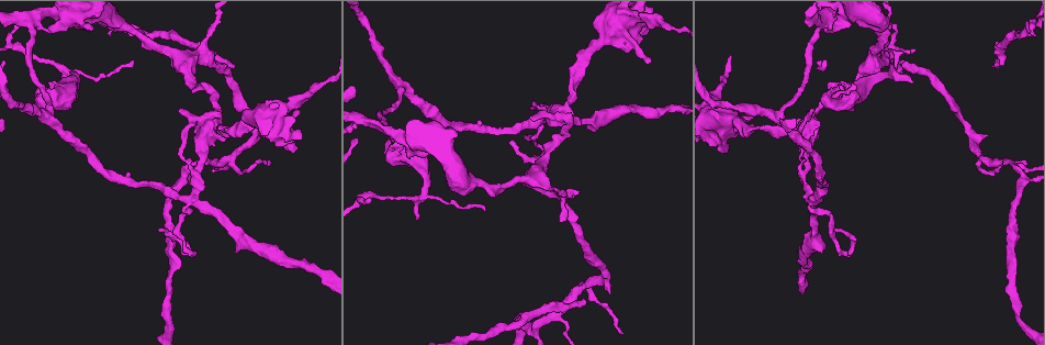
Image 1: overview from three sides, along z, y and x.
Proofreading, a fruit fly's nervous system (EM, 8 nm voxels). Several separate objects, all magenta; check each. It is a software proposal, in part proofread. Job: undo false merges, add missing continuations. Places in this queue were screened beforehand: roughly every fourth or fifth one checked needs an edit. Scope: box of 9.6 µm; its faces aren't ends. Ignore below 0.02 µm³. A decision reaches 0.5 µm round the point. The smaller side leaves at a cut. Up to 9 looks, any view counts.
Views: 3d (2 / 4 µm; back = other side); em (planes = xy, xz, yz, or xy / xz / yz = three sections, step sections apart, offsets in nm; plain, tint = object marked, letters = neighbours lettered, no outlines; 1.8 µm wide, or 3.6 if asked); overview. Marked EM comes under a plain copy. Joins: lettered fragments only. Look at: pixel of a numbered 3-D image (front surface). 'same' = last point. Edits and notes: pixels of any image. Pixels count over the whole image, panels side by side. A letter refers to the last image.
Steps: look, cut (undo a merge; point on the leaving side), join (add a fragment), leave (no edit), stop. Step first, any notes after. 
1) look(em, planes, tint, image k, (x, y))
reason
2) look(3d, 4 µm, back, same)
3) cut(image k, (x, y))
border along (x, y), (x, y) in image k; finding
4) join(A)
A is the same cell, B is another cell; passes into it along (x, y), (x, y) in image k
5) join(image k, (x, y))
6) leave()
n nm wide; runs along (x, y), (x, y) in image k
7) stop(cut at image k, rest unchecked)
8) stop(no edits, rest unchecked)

look(3d, 4 µm, image 1, (618, 20))
looks like a crossing

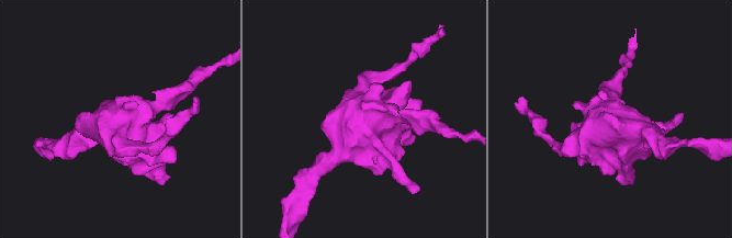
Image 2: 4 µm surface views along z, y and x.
look(em, 3.6 µm, xz, step 16, tint, image 2, (370, 118))

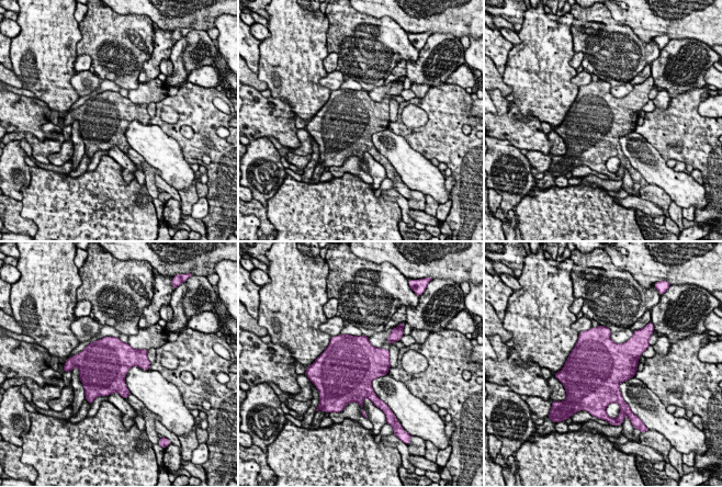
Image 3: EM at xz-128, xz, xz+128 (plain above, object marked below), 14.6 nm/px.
look(em, 3.6 µm, planes, letters, same)
another direction

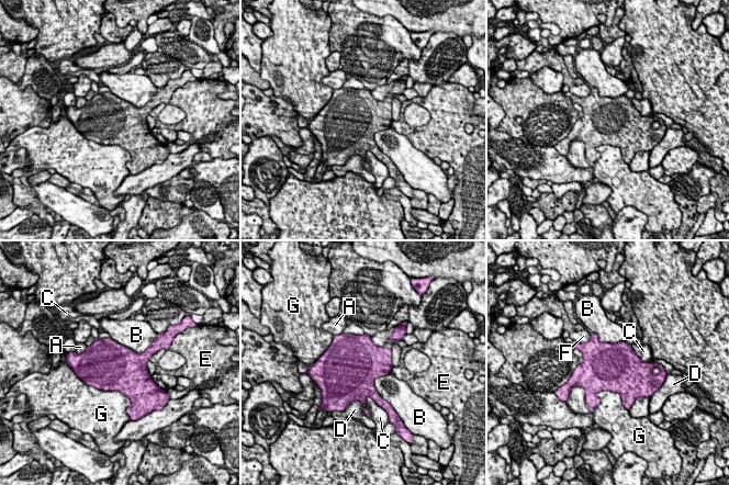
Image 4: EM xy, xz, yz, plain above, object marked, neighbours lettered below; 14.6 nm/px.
leave()
700 nm wide; A, B, C, D, E, F and G are other cells; border along (109, 337), (135, 352), (150, 346) in image 4; one neuron here

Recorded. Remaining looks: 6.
look(em, planes, tint, image 1, (537, 180))
four arms meet

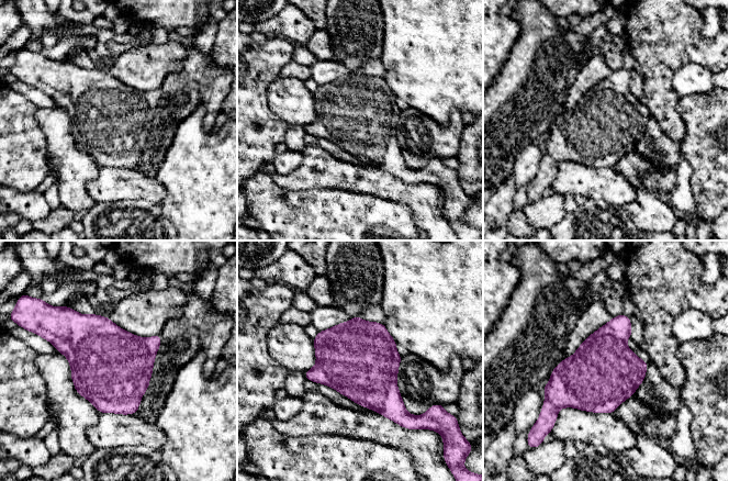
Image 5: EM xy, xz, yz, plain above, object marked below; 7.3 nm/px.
look(em, planes, letters, same)

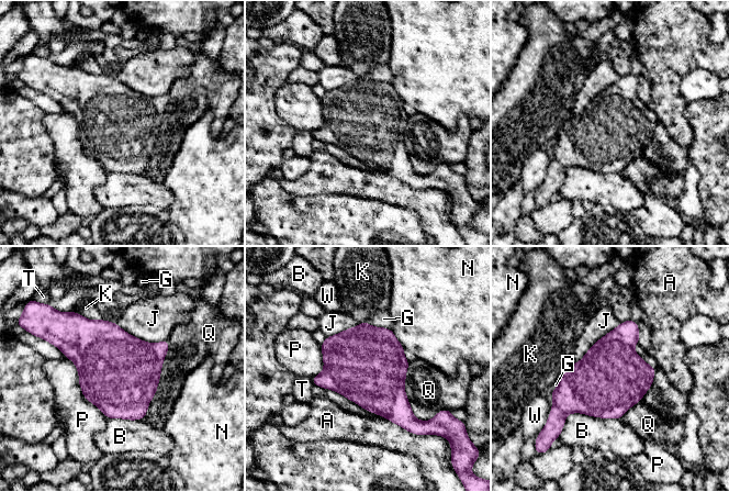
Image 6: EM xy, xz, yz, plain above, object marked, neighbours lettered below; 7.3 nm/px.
leave()
Q touches over 600 nm; A, B, G, J, K, N, P, Q, T and W are other cells; border along (115, 323), (149, 343), (167, 340) in image 6; one neuron here

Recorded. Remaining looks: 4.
look(em, 3.6 µm, yz, step 8, tint, image 1, (194, 200))
abrupt turn

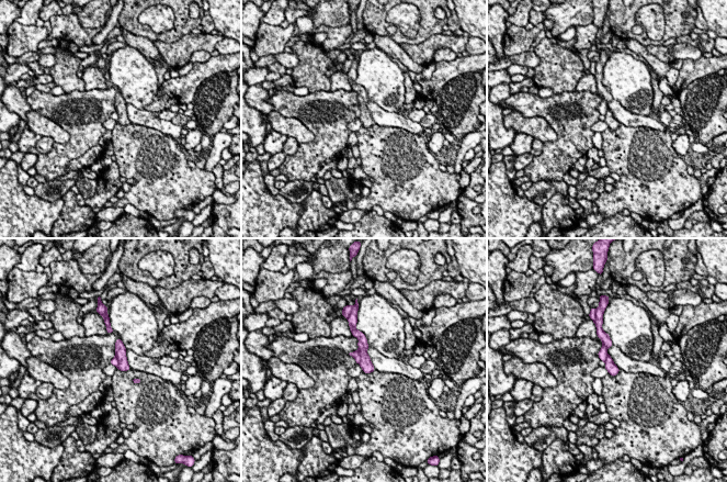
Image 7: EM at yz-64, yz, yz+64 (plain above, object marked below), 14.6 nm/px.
look(em, 3.6 µm, yz, step 8, letters, same)
see the neighbours

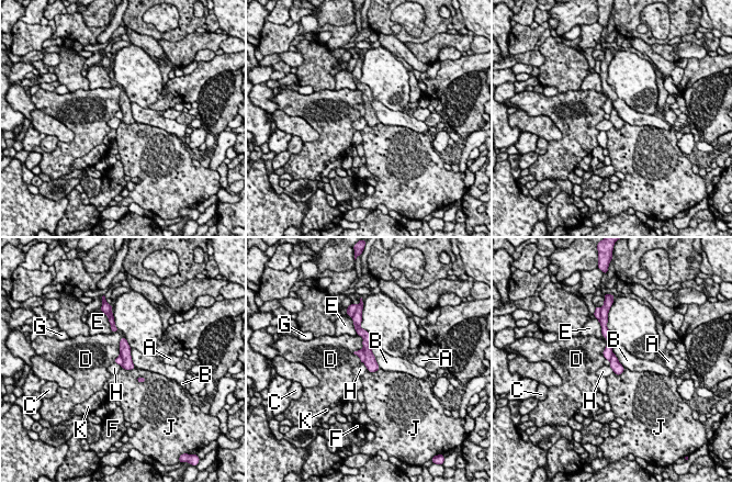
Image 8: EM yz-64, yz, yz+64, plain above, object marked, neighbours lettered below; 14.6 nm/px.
cut(image 8, (370, 362))
160 nm wide; A, B, C, D, E, F, G, H, J and K are other cells; border along (363, 348), (364, 362) in image 8; two neurons meet here

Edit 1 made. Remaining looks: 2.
look(3d, 2 µm, image 1, (992, 65))
an open end

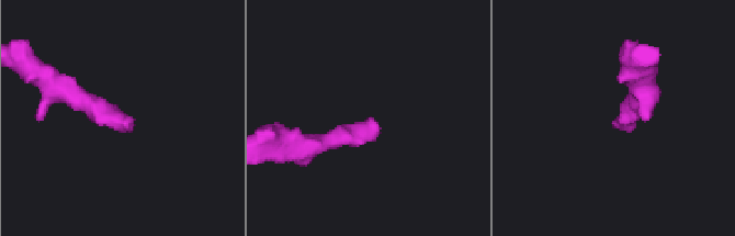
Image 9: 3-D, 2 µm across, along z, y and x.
look(em, planes, letters, image 9, (616, 127))

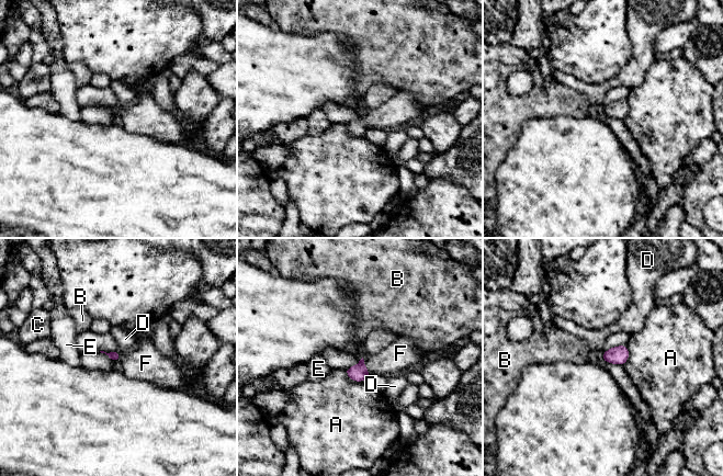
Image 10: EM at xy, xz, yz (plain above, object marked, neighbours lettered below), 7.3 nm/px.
join(F)
F is the same cell, A, B, C, D and E are other cells; passes into it along (358, 373), (365, 366), (397, 355) in image 10; the neuron continues

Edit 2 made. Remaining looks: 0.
stop(cut at image 8, join at image 10, rest unchecked)

